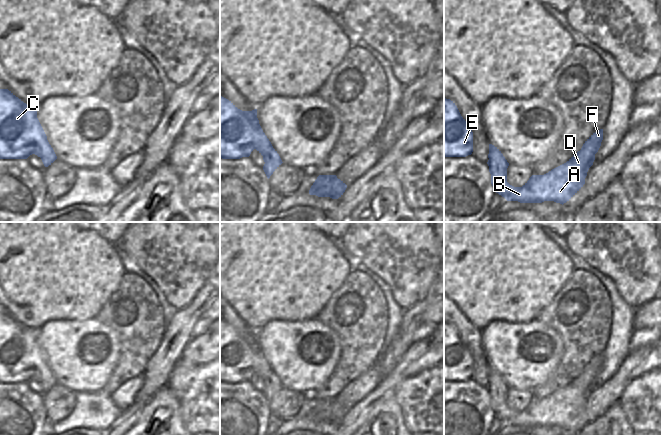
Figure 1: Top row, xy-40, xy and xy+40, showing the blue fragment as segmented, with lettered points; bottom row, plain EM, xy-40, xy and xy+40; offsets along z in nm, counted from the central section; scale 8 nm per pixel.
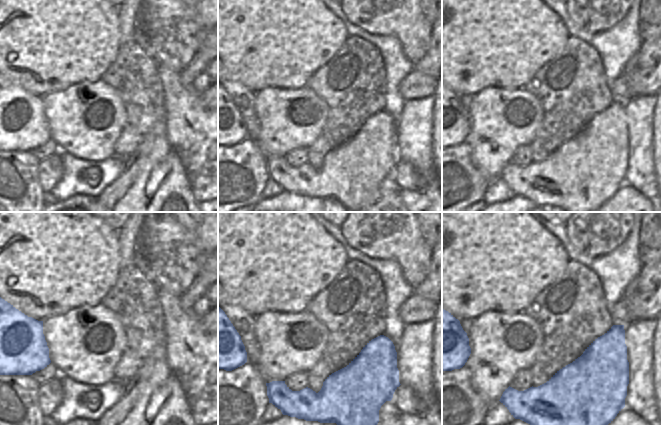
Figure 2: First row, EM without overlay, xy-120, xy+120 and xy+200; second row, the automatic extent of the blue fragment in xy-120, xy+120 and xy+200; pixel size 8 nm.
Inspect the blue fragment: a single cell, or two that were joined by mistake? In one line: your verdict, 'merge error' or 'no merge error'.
no merge error

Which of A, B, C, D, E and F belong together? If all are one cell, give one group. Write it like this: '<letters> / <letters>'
A B C D E F

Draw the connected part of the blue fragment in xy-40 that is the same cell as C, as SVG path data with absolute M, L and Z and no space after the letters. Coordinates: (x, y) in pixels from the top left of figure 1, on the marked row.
M0 89L0 159L27 159L32 154L40 157L45 167L57 159L37 118L37 107L24 103L8 89Z

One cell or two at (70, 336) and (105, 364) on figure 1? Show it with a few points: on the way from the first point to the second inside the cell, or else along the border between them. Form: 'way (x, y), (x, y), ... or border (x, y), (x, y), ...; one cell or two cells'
way (72, 348), (83, 363), (93, 366); one cell

